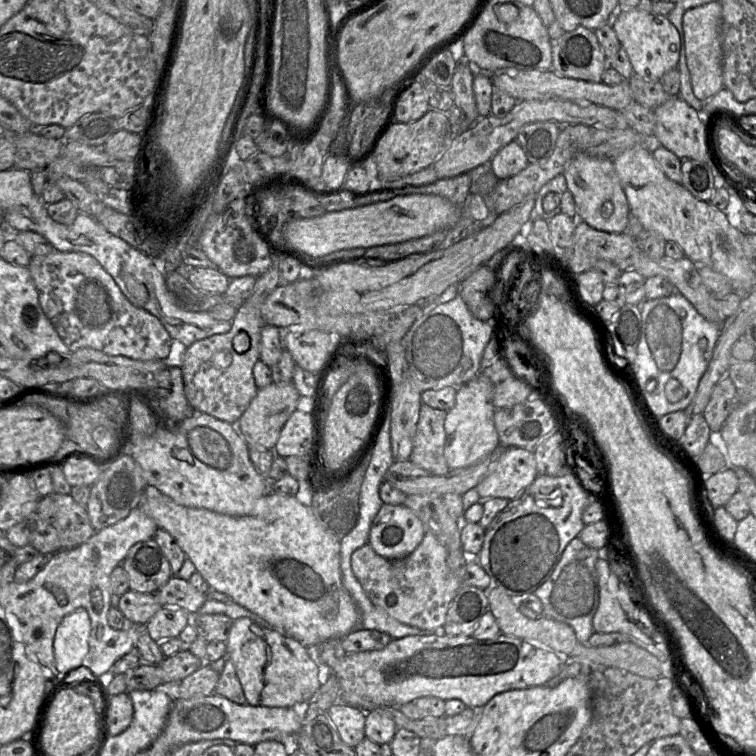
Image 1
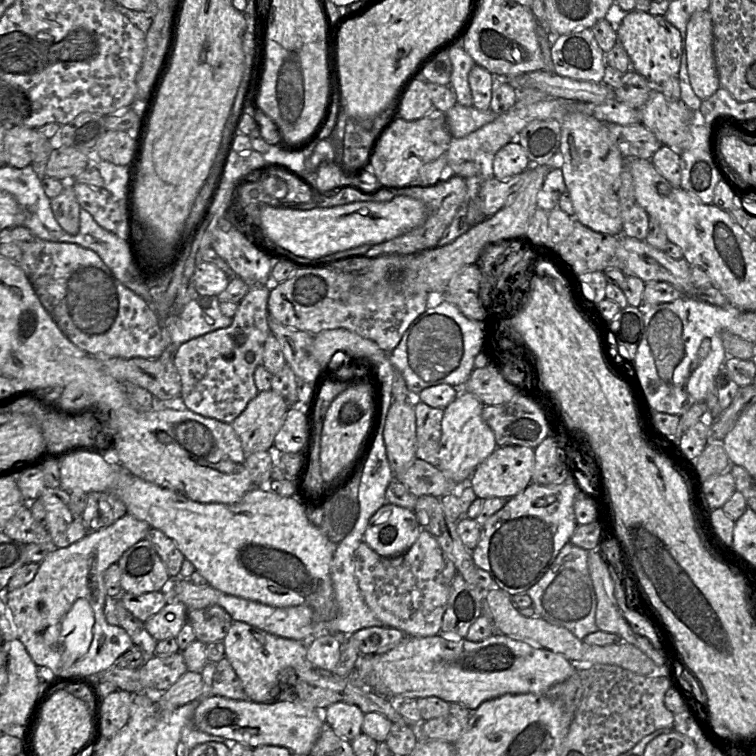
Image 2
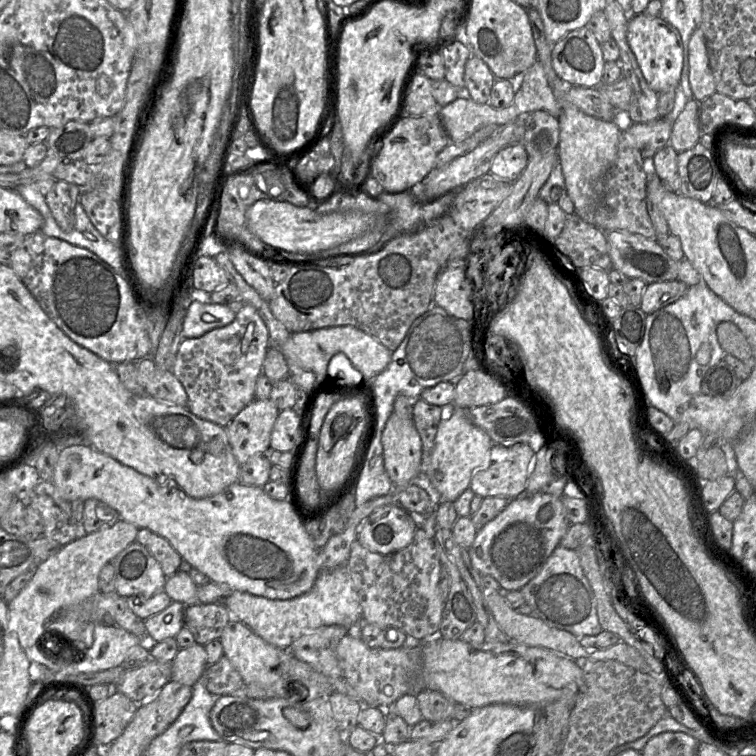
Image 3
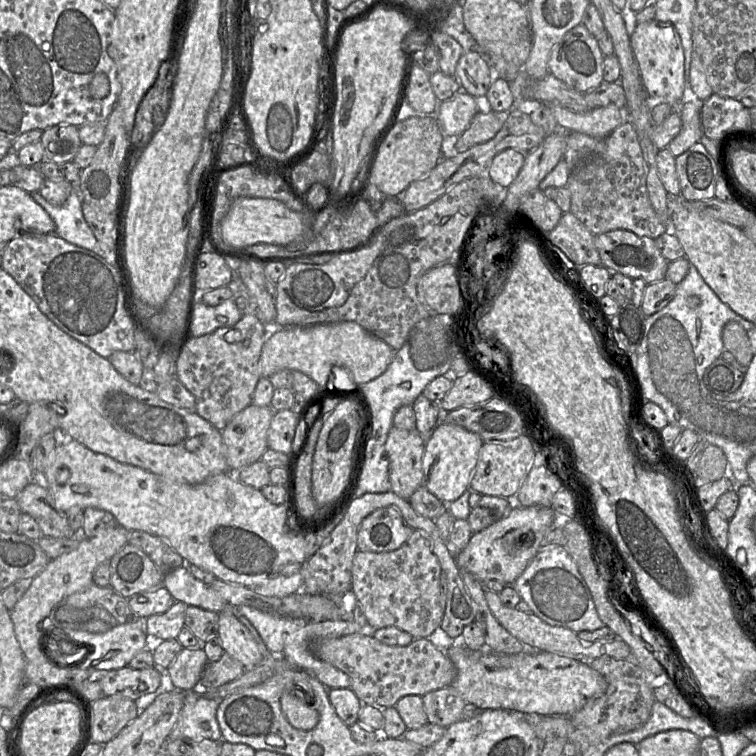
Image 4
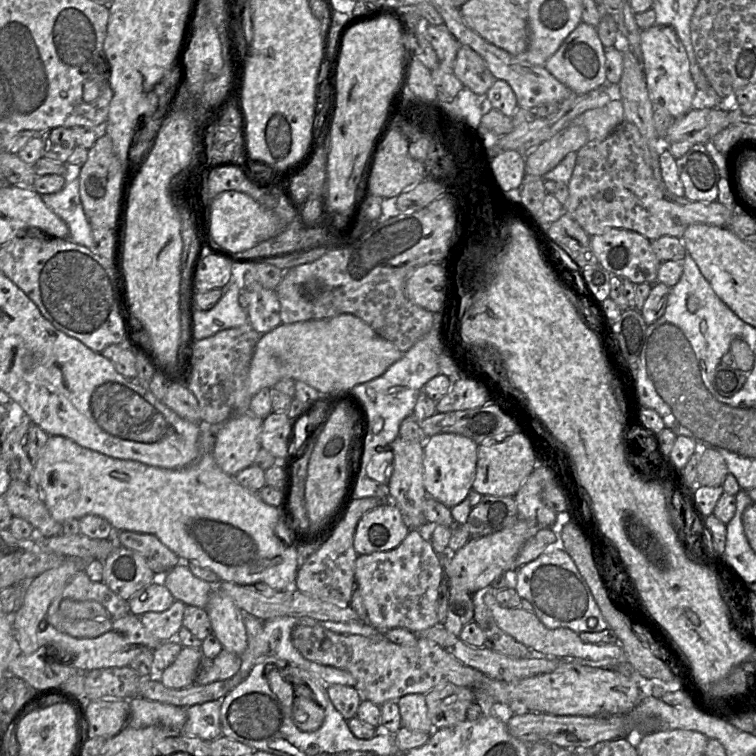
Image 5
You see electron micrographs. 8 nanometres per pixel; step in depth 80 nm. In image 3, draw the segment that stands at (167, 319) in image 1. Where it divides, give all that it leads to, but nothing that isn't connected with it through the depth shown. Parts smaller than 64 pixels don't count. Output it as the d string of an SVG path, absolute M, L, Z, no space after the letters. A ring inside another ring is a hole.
M194 299L182 324L182 340L198 338L215 328L230 324L236 313L227 305L204 303Z

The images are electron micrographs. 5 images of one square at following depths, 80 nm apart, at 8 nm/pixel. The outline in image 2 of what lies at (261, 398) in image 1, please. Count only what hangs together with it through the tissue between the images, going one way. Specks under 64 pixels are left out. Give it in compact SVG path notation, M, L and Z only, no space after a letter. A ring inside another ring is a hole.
M273 390L259 392L231 423L246 455L272 449L290 406Z

